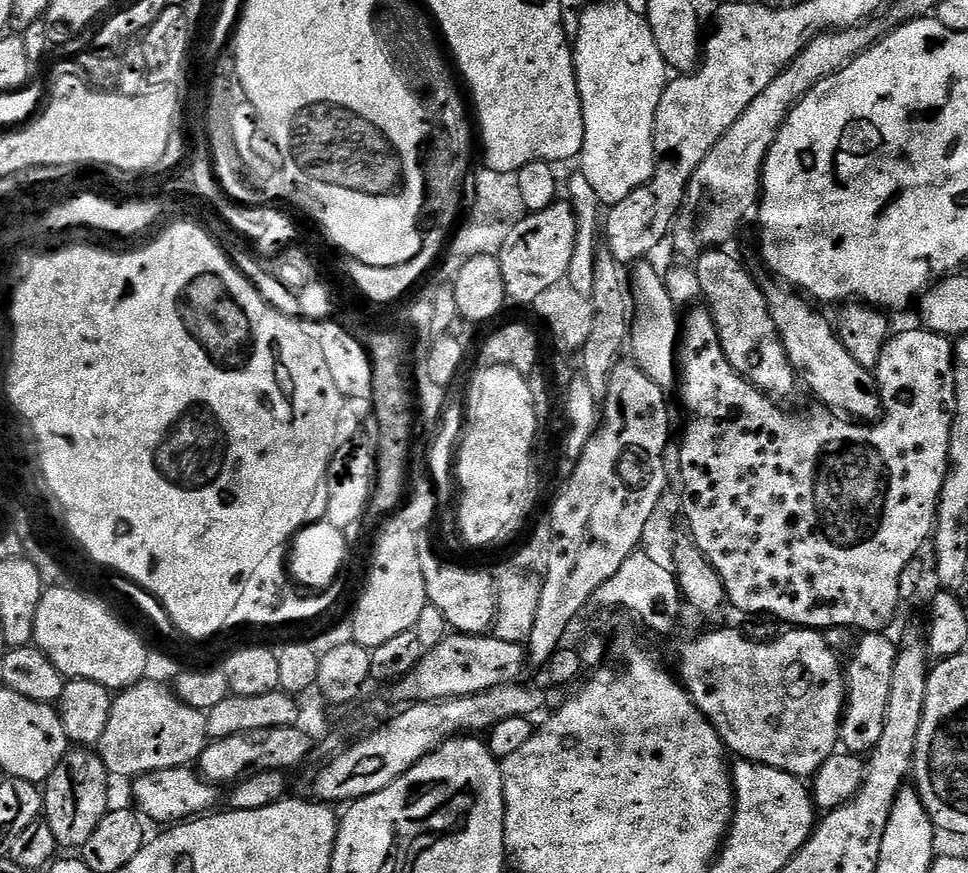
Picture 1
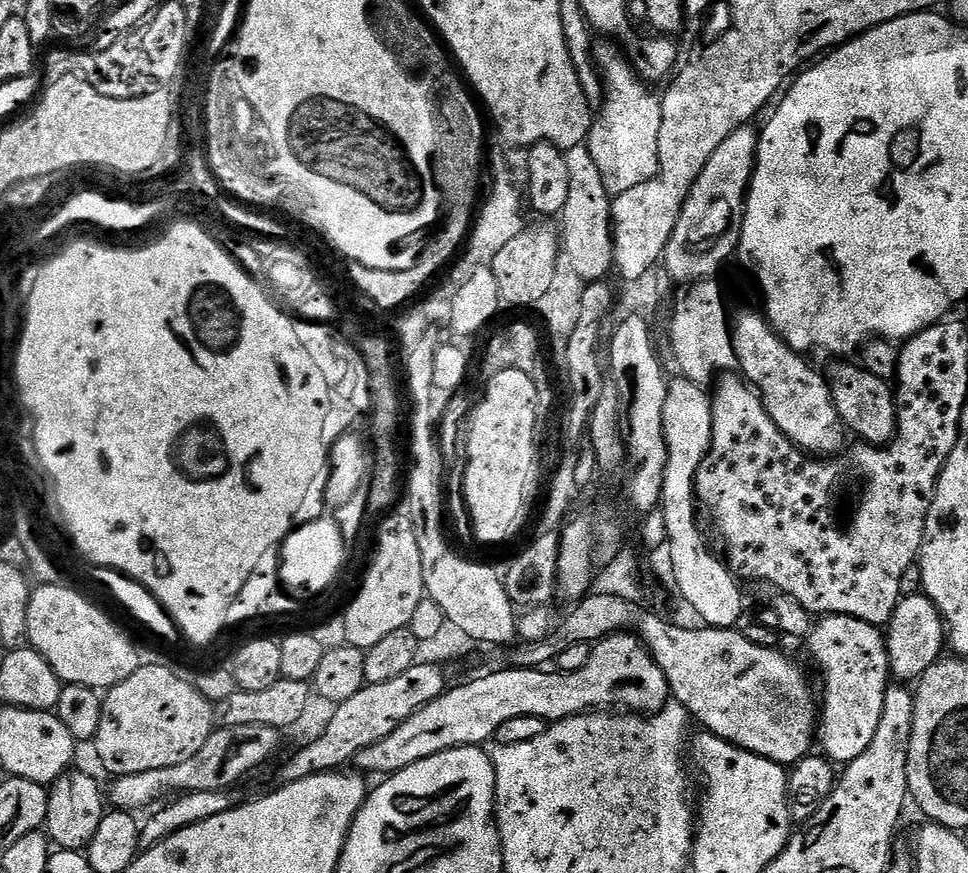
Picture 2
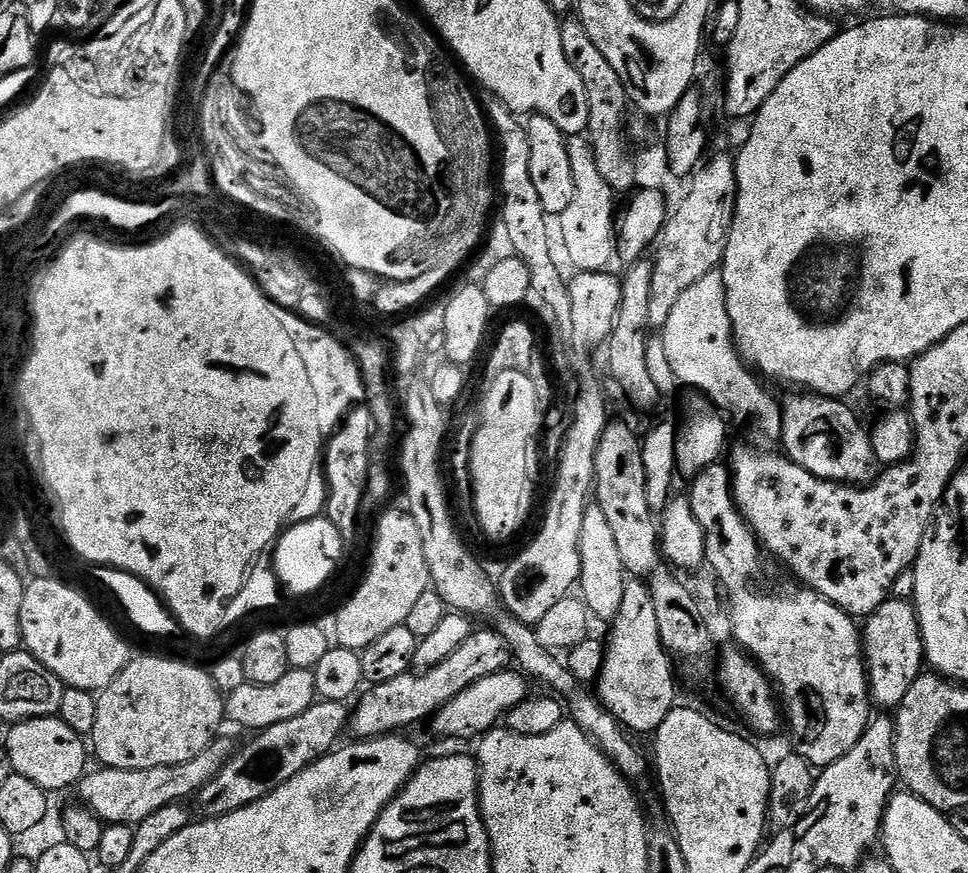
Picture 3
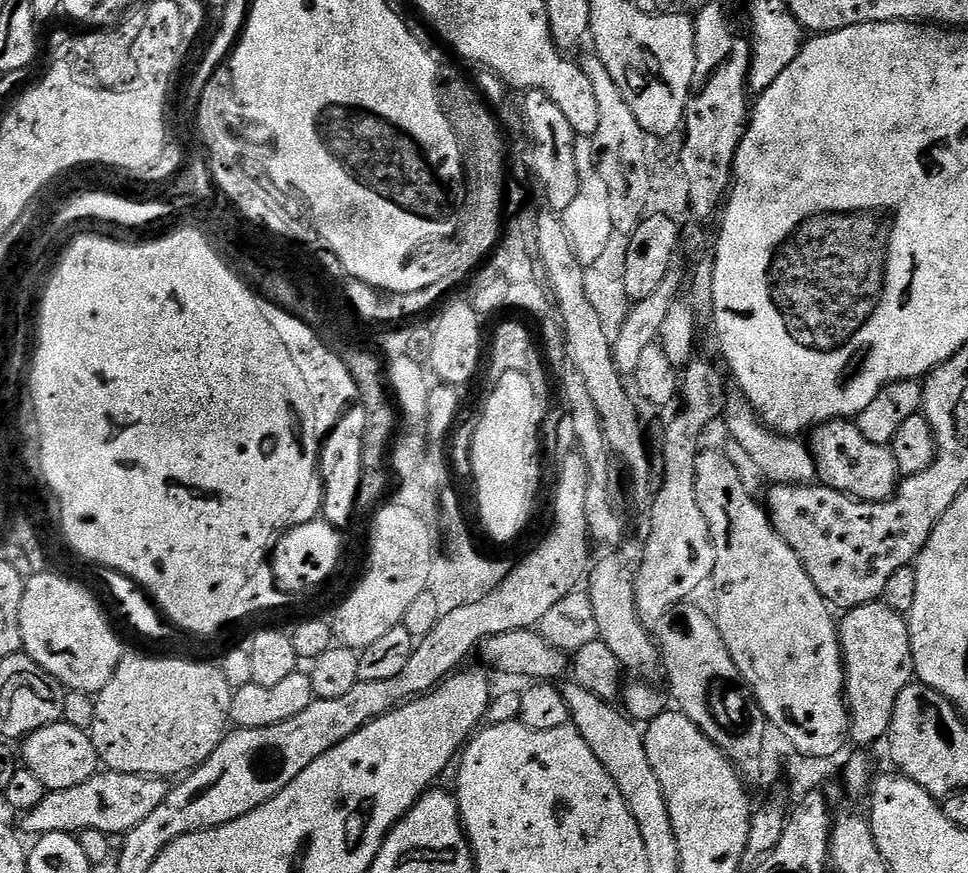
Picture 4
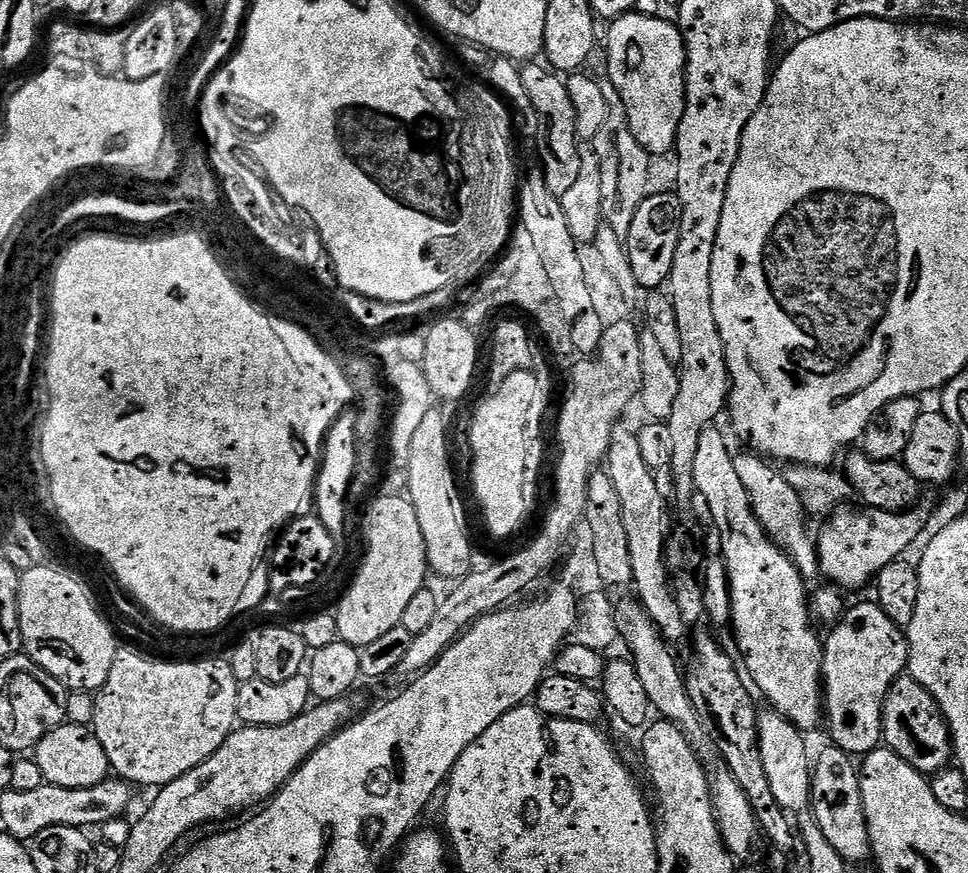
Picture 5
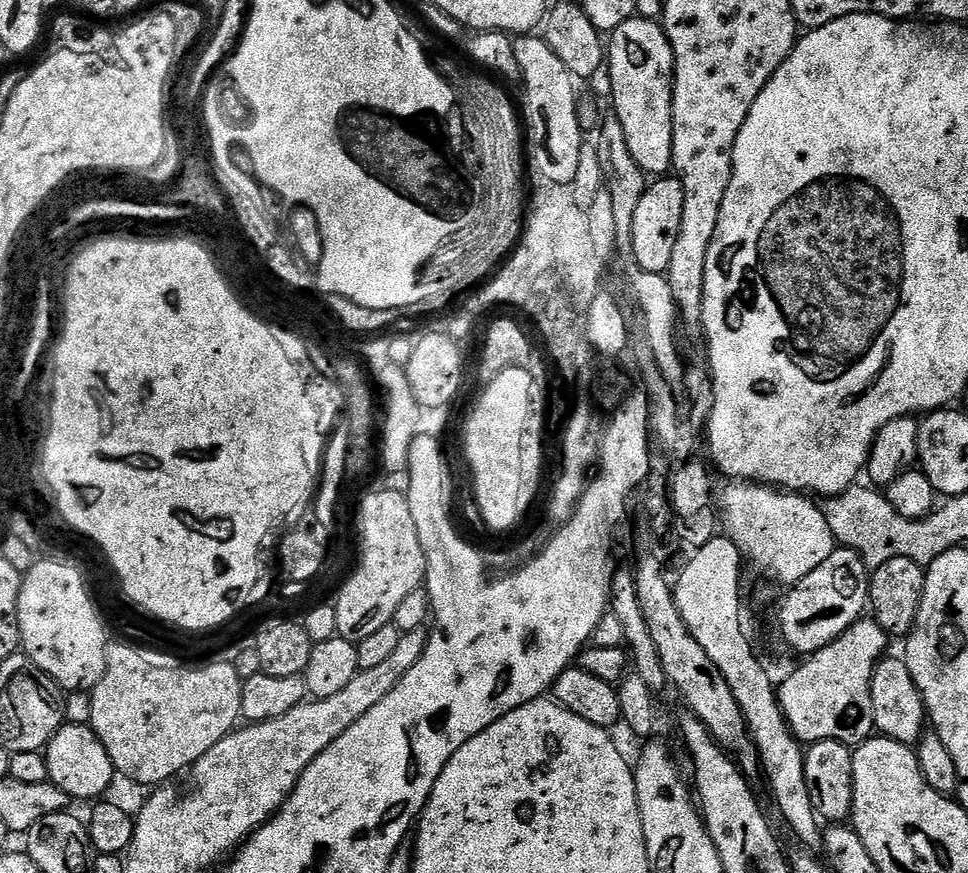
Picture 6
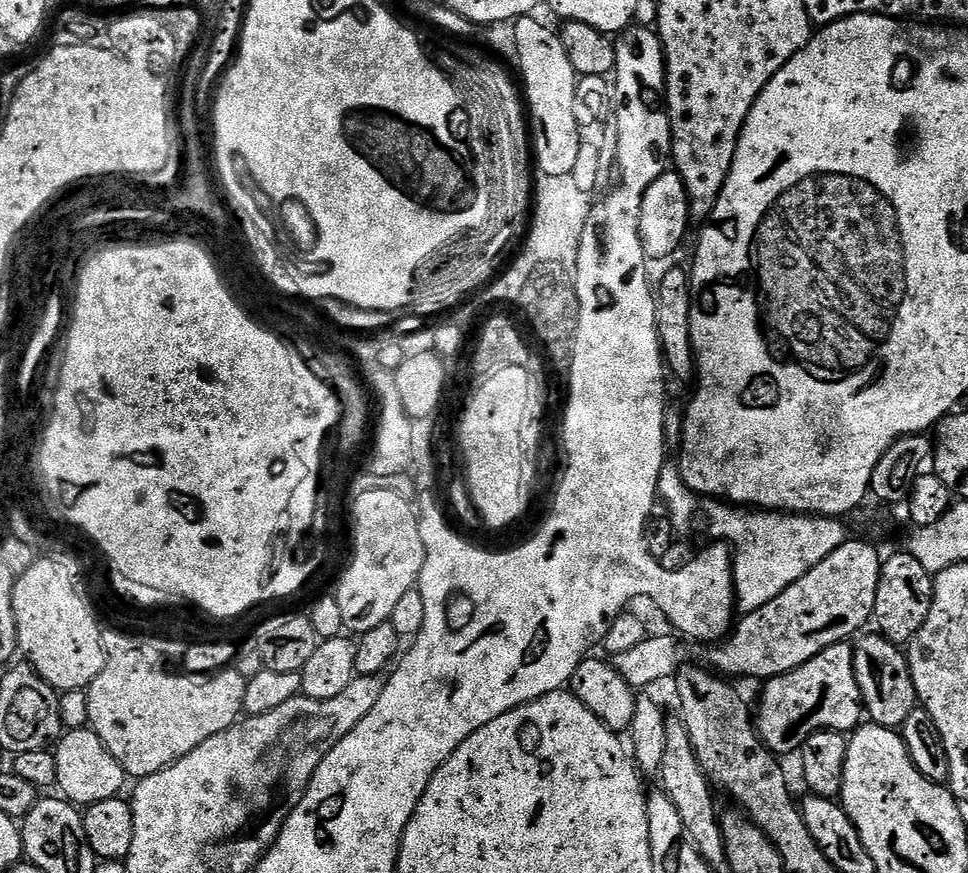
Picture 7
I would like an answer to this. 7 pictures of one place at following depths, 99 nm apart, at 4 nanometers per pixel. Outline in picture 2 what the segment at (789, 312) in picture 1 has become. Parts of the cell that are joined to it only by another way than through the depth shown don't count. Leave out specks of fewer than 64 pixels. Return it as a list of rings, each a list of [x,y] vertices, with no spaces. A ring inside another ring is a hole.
[[[836,362],[832,373],[827,373],[828,389],[832,392],[832,401],[840,417],[844,419],[844,427],[849,433],[856,435],[857,441],[887,446],[896,439],[896,398],[889,381],[882,380],[865,372],[863,367],[855,363]]]

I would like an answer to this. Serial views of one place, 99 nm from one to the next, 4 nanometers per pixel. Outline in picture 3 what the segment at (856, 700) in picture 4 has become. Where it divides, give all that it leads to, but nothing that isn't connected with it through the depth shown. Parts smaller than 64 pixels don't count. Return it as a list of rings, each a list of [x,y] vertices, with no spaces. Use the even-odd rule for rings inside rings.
[[[889,598],[885,604],[878,606],[878,610],[874,610],[872,616],[863,621],[862,639],[872,703],[880,710],[895,710],[900,707],[902,698],[906,698],[906,690],[914,686],[914,682],[926,668],[924,639],[920,633],[915,603]]]

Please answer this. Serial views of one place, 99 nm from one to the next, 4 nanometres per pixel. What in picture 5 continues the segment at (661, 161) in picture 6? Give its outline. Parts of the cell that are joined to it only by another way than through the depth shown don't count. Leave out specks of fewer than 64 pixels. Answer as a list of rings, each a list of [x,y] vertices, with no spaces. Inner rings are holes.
[[[633,10],[607,25],[607,79],[616,87],[626,106],[626,118],[630,122],[630,130],[634,130],[634,138],[638,138],[638,146],[646,149],[652,158],[664,156],[667,152],[669,155],[675,149],[678,126],[684,113],[684,35],[673,21],[671,24],[664,19],[660,16],[646,17]]]

